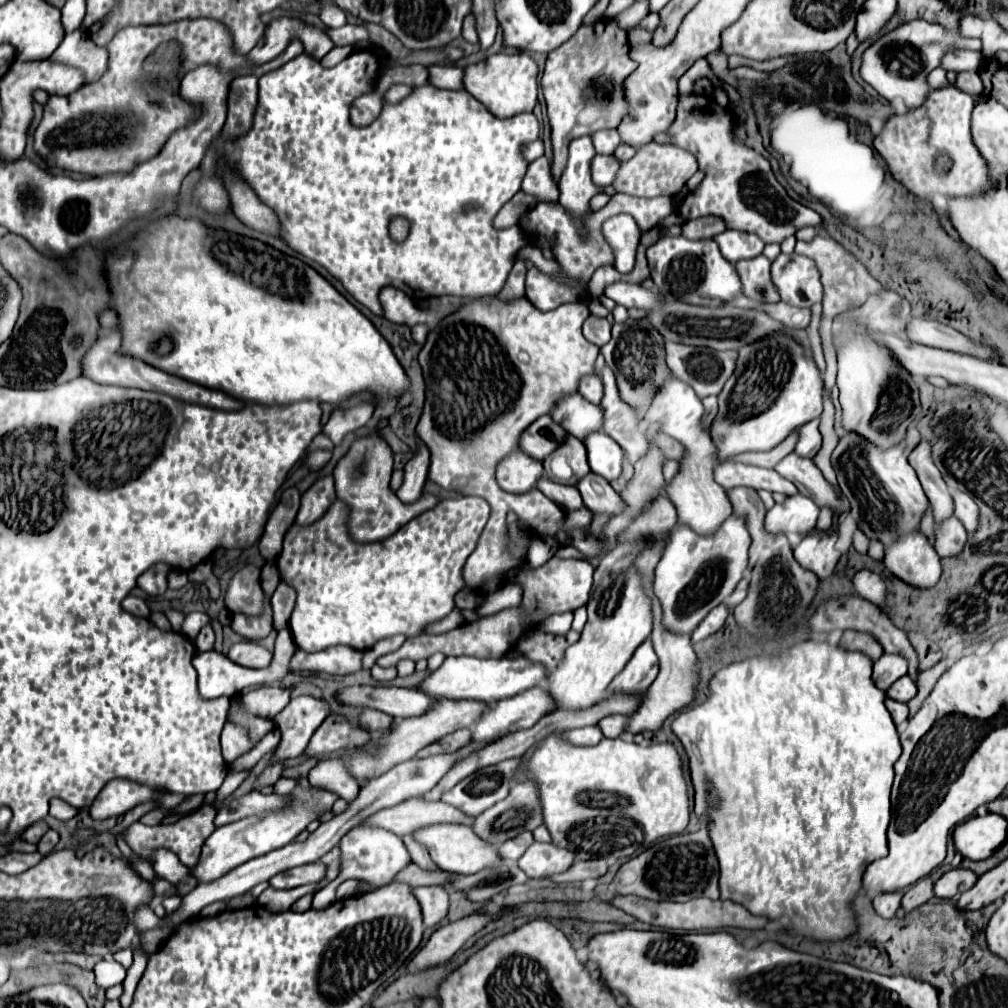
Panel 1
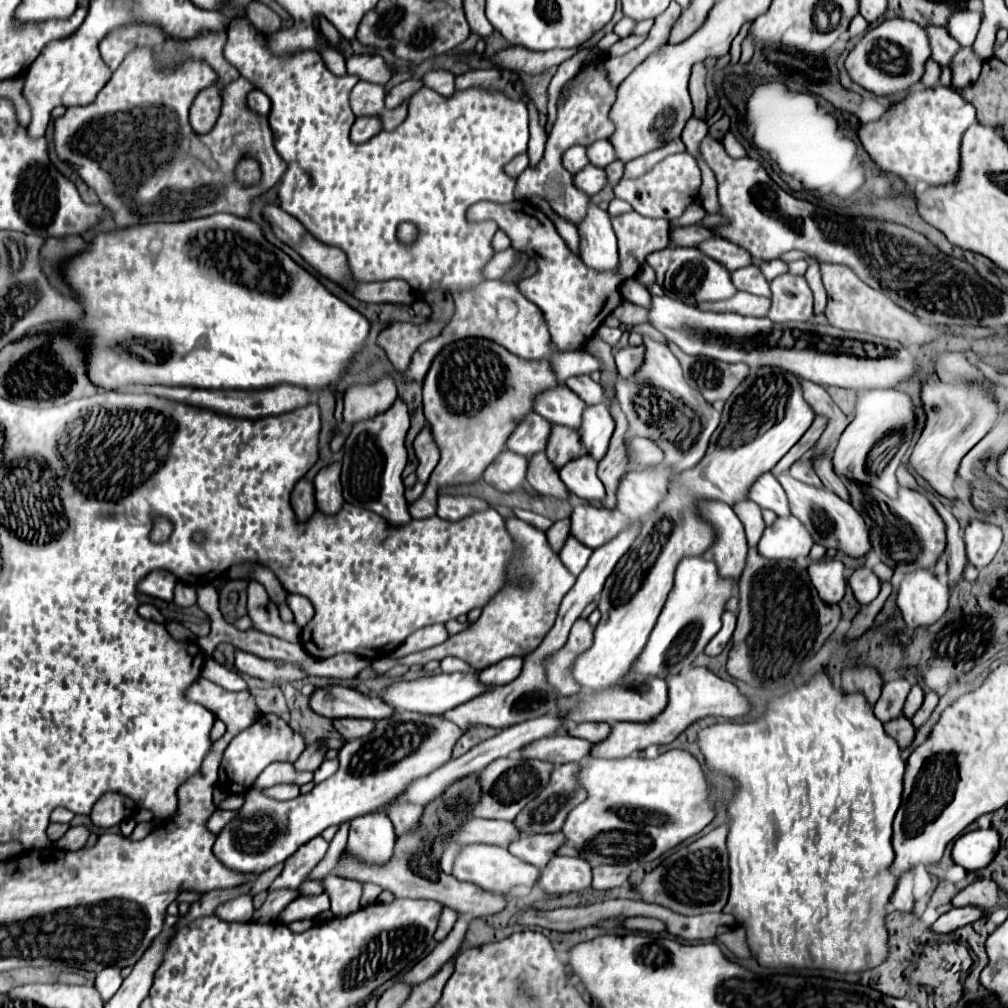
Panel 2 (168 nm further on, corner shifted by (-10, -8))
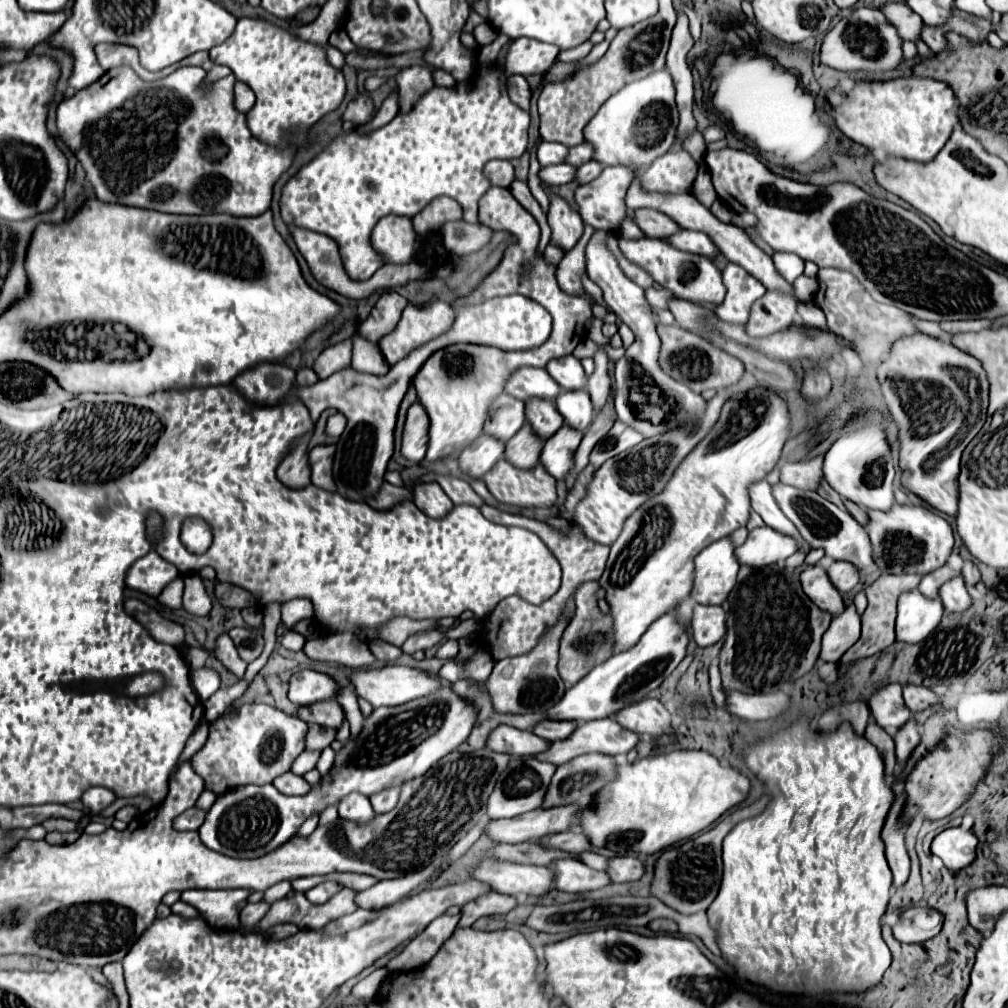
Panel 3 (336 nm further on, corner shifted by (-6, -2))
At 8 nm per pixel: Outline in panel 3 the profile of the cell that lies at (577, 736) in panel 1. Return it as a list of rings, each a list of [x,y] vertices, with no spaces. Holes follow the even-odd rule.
[[[498,726],[494,732],[490,732],[490,740],[486,740],[486,746],[494,752],[504,754],[516,754],[516,756],[530,756],[544,752],[550,742],[534,736],[528,730],[518,730],[510,726]]]

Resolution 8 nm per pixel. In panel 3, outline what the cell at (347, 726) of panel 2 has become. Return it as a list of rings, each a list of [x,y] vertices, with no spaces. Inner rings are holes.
[[[334,700],[300,706],[296,716],[308,724],[320,724],[320,726],[330,726],[330,728],[340,728],[340,724],[344,720],[344,712]]]

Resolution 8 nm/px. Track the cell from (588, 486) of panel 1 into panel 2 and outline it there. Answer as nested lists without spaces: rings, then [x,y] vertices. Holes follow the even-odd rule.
[[[586,454],[566,464],[558,474],[572,494],[588,502],[602,502],[606,498],[606,488],[598,478],[596,470],[598,470],[598,462],[594,462],[594,458]]]

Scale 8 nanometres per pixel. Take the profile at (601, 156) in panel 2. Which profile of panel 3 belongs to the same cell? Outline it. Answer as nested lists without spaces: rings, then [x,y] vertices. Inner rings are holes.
[[[582,142],[582,144],[578,144],[578,146],[572,146],[570,148],[570,152],[568,152],[568,156],[566,156],[566,164],[572,164],[572,166],[580,166],[580,164],[584,164],[584,162],[588,162],[588,160],[592,160],[592,154],[594,154],[594,148],[590,146],[590,144],[586,144],[586,142]]]

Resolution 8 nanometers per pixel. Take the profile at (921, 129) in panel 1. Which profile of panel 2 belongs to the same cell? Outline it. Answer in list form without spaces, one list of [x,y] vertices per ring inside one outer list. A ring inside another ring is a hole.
[[[928,88],[922,92],[908,94],[902,102],[898,102],[890,114],[884,114],[878,122],[872,124],[862,124],[858,130],[860,142],[866,148],[866,152],[872,156],[872,160],[880,166],[880,170],[896,174],[904,180],[914,180],[914,182],[924,182],[926,186],[946,186],[954,180],[958,180],[958,170],[960,170],[960,146],[962,146],[962,134],[966,128],[976,122],[976,110],[970,102],[962,98],[960,92],[954,88]]]

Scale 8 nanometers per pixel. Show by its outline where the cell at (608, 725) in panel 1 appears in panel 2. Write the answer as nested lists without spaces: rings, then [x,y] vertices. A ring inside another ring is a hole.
[[[584,722],[584,724],[576,726],[576,728],[572,728],[570,736],[586,738],[586,740],[598,744],[598,742],[606,740],[606,736],[610,734],[610,730],[612,730],[612,726],[606,724],[606,722],[602,722],[602,724],[598,724],[598,722]]]

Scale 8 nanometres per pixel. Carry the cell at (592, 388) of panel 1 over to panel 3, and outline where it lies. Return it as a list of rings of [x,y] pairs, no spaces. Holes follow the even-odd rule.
[[[562,356],[558,360],[550,360],[546,364],[546,370],[550,372],[552,380],[564,390],[580,390],[586,384],[584,368],[580,360],[574,356]]]

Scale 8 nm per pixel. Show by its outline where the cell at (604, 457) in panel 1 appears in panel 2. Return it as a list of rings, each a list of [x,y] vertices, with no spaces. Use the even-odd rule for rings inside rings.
[[[606,404],[588,406],[588,410],[582,416],[580,440],[596,462],[600,462],[608,454],[612,432],[614,432],[614,420]]]

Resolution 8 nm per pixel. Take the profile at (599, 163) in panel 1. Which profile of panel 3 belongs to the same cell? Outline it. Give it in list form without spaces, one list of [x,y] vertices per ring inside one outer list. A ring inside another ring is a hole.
[[[558,164],[558,166],[544,166],[538,172],[538,178],[542,184],[548,186],[560,186],[560,184],[568,184],[570,180],[574,180],[574,172],[576,168],[572,168],[570,164]]]

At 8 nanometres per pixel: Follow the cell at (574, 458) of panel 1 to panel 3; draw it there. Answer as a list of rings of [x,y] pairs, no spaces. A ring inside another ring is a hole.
[[[530,400],[530,404],[526,404],[526,420],[542,440],[550,438],[564,422],[550,400]]]

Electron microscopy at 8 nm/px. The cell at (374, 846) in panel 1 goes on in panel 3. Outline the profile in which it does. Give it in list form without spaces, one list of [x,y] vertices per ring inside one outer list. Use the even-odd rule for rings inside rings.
[[[358,794],[346,796],[346,800],[342,800],[342,804],[338,804],[338,814],[342,818],[358,822],[358,824],[364,824],[376,816],[370,800],[366,796],[358,796]]]

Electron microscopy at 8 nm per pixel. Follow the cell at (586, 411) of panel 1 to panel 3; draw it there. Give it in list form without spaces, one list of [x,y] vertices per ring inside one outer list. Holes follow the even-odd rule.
[[[518,368],[518,372],[506,380],[506,394],[518,400],[528,400],[534,396],[554,400],[560,392],[562,388],[558,388],[558,384],[542,368]]]

